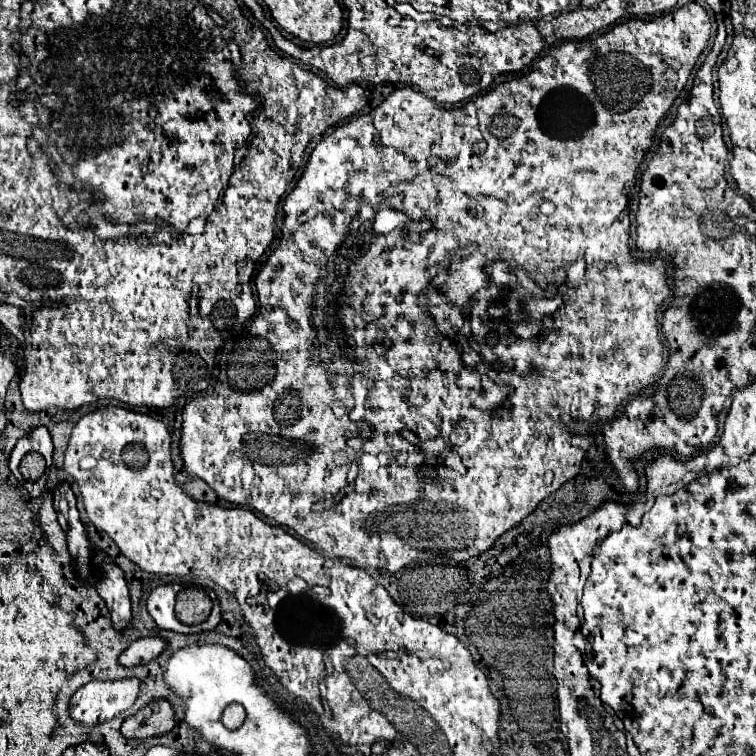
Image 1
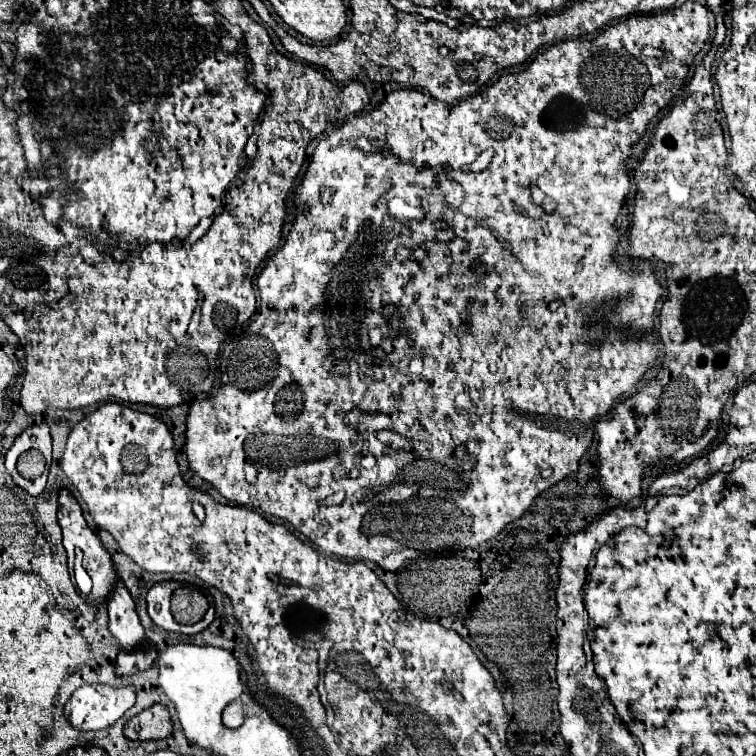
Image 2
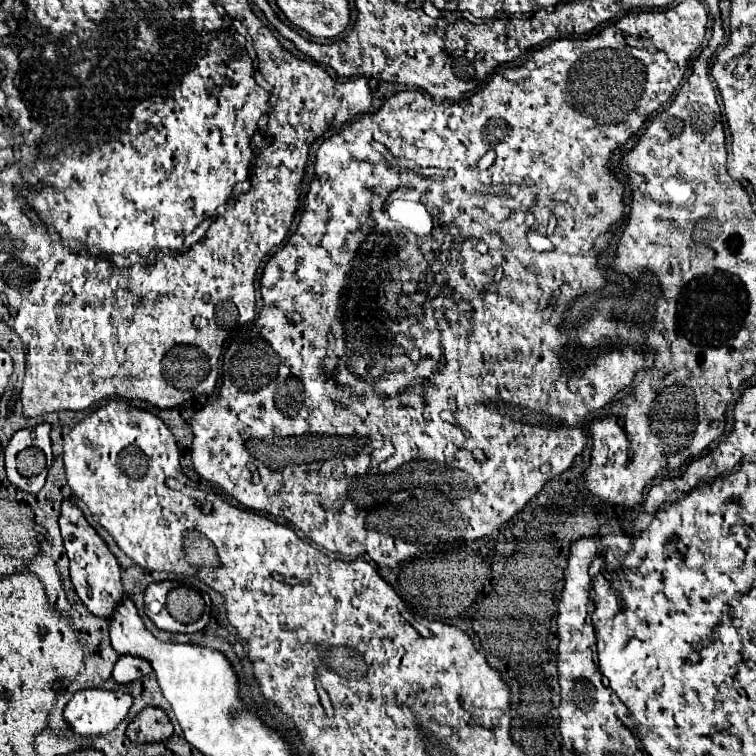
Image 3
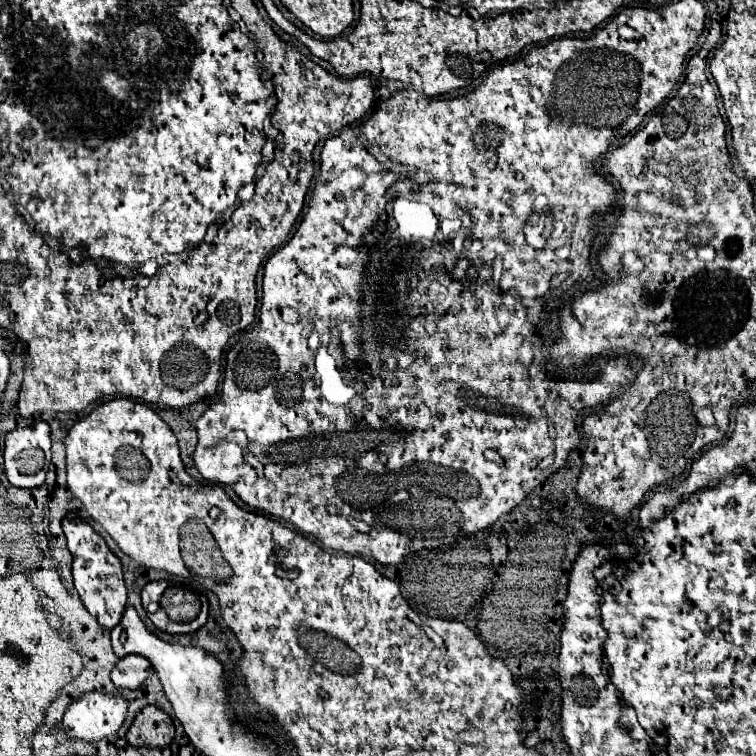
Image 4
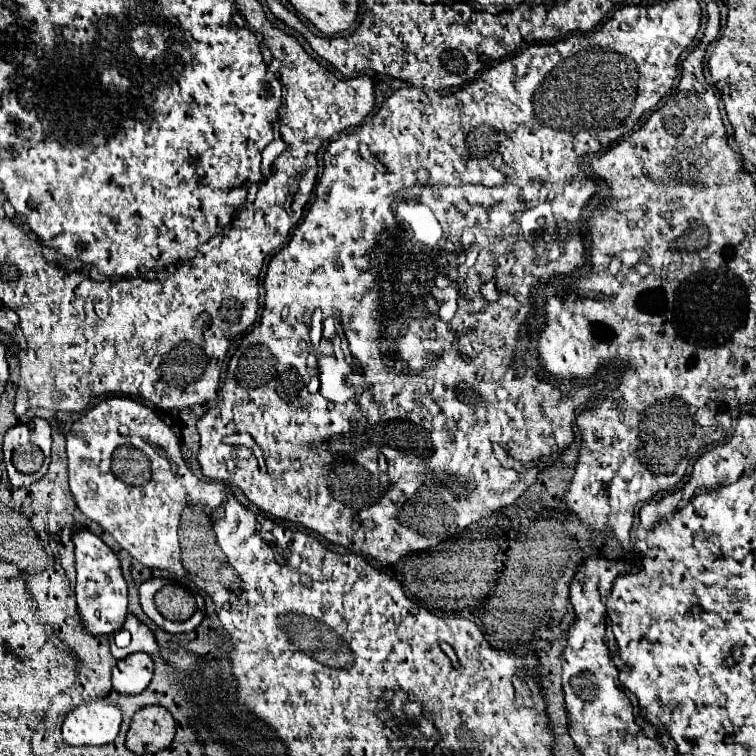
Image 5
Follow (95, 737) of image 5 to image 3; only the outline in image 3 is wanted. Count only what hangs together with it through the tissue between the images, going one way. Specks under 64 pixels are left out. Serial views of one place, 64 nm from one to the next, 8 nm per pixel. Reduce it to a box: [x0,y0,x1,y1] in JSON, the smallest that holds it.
[64,688,132,736]

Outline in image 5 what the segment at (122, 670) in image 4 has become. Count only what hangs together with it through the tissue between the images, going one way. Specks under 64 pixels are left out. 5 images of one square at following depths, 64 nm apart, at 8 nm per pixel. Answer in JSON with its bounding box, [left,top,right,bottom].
[112,652,154,696]

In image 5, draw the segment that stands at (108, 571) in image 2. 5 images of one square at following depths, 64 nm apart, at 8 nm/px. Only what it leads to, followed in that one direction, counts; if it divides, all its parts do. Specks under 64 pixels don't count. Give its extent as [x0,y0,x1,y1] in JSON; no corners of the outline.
[72,530,128,636]

